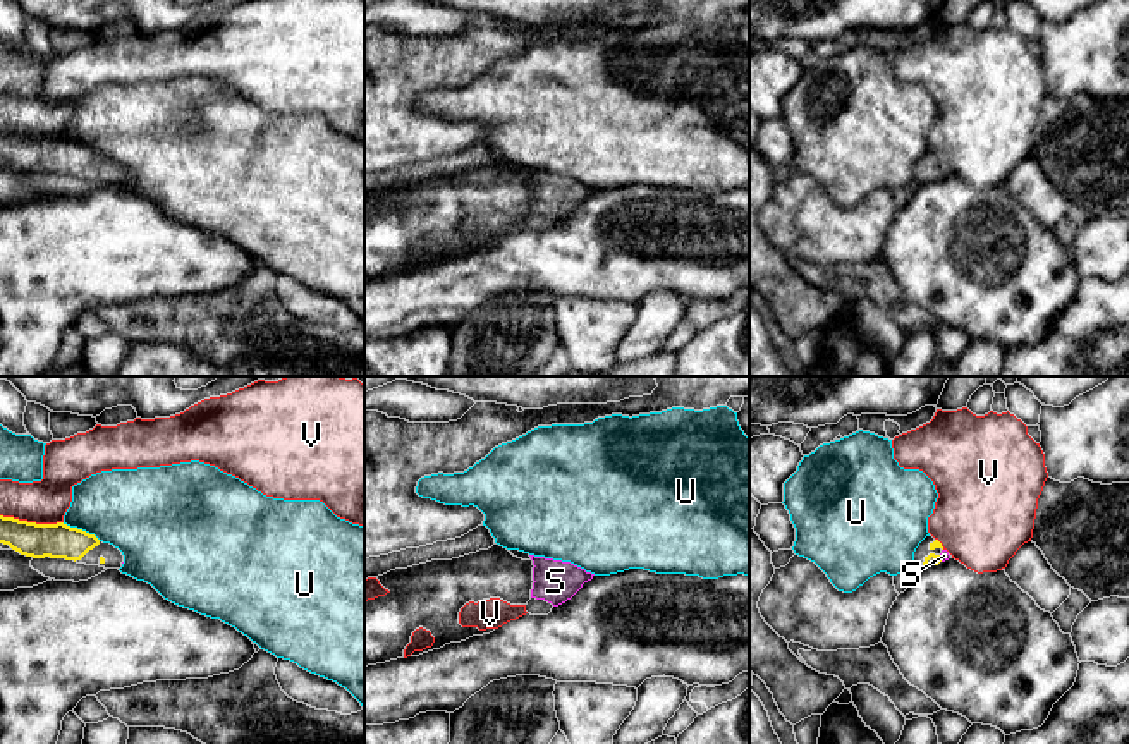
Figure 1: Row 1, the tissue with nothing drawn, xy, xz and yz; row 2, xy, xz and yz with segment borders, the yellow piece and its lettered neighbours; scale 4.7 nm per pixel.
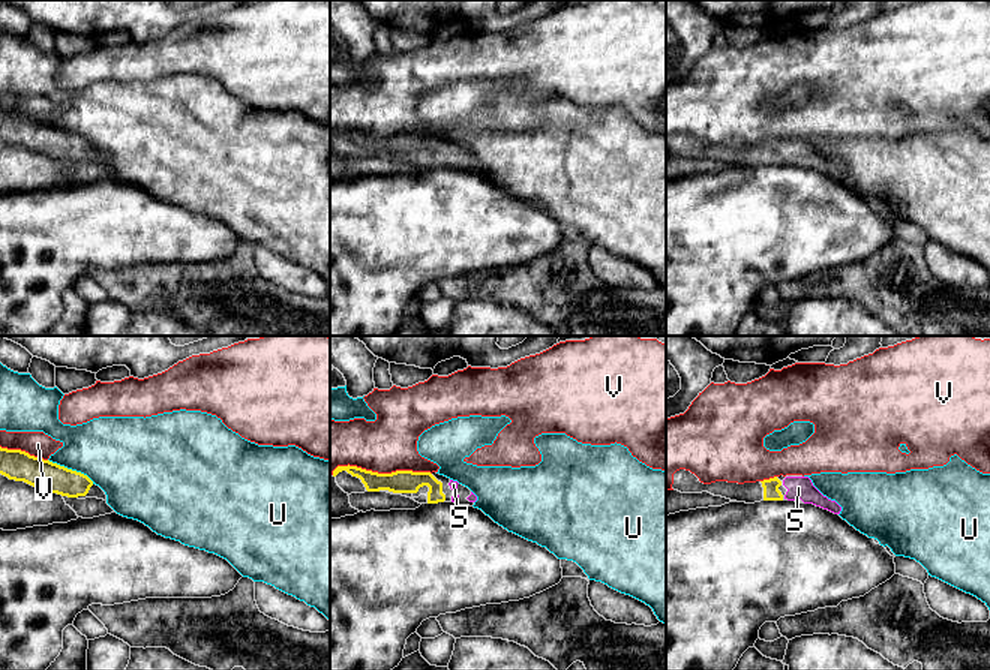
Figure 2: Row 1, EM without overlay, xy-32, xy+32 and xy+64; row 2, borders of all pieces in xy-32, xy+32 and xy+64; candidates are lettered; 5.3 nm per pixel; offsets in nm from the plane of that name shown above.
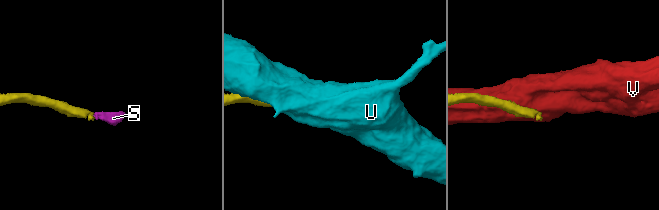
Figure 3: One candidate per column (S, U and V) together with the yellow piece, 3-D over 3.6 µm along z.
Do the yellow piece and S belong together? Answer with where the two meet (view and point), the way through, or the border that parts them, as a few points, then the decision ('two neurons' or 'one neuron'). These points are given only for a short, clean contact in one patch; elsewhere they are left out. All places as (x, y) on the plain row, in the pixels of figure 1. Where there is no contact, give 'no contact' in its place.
contact yz (940, 174); way yz (932, 174), (940, 174), (944, 170); one neuron

